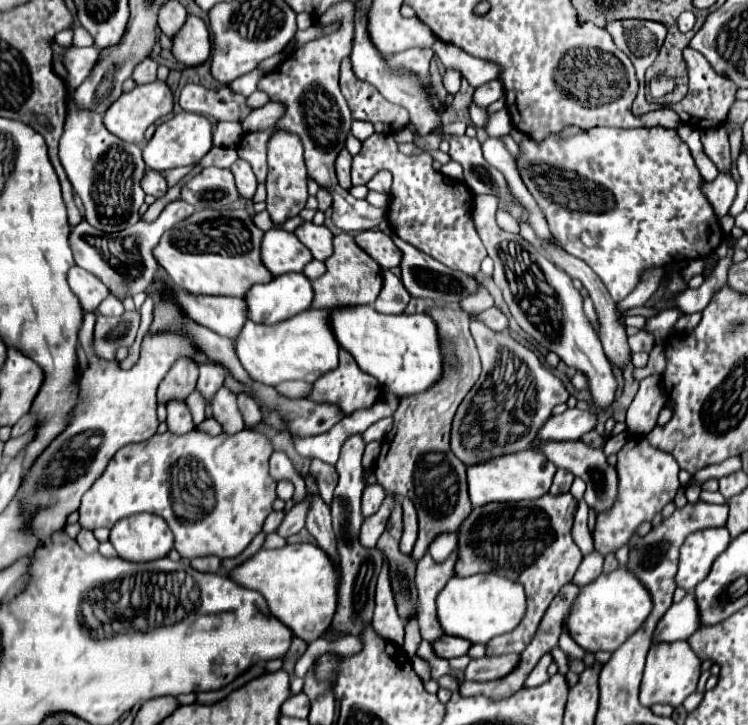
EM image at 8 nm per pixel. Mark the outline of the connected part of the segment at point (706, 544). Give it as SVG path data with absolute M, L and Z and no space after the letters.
M706 528L690 534L680 550L680 566L676 574L676 584L686 592L692 592L698 582L702 582L712 562L728 548L730 534L726 528Z

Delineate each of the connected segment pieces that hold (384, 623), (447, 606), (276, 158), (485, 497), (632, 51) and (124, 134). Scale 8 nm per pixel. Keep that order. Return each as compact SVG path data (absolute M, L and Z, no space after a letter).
M384 560L382 572L378 576L378 584L376 584L376 610L374 610L374 620L372 620L372 630L396 644L402 646L402 638L404 638L404 622L400 620L398 612L396 612L396 602L394 602L394 594L390 588L390 572L388 572L388 560Z
M474 574L466 578L454 576L448 580L436 600L436 614L444 634L464 638L472 644L486 644L494 636L512 632L522 620L524 612L526 594L522 590L522 584L498 574Z
M276 132L268 142L268 180L266 180L266 210L274 222L274 226L284 224L288 218L294 218L302 212L308 200L308 174L302 156L302 142L298 142L296 134L282 134Z
M522 450L514 454L496 456L488 462L468 464L468 494L472 506L484 506L488 502L520 502L540 498L550 490L556 466L538 450Z
M618 20L606 26L606 30L612 34L616 46L622 52L626 52L628 58L632 58L640 80L640 92L634 100L632 112L636 116L642 116L644 112L650 112L650 104L644 100L644 74L646 68L656 60L667 36L667 30L662 24L650 20L624 20L622 26Z
M150 82L144 86L136 86L130 92L124 92L104 114L104 126L118 136L124 142L132 142L132 144L142 144L144 142L144 132L150 124L154 124L158 118L170 114L174 108L174 98L170 88L166 86L166 82Z

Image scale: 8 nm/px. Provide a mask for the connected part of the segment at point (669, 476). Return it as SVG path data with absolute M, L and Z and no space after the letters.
M644 436L630 438L622 446L622 450L618 452L616 470L620 478L618 502L612 506L610 512L600 514L596 518L594 528L594 546L596 552L600 552L602 556L606 556L608 552L616 552L620 546L624 546L642 522L652 520L656 512L662 512L662 508L674 500L676 490L680 488L680 468L674 462L674 458L670 458L670 454L662 450L654 450L654 446L650 446Z

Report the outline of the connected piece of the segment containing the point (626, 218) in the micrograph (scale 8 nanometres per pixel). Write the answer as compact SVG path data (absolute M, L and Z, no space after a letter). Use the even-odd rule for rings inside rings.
M660 126L648 130L566 128L564 134L550 136L540 144L524 136L524 140L520 142L520 150L520 176L538 202L540 210L544 212L550 232L568 254L584 260L598 274L616 302L624 300L632 292L632 288L636 288L640 272L646 266L666 266L676 260L706 258L722 240L718 218L700 190L702 176L694 166L694 158L690 156L688 146L678 138L676 130ZM644 198L648 200L646 206L636 202ZM582 232L588 232L592 238L596 238L596 246L586 246L580 240Z

